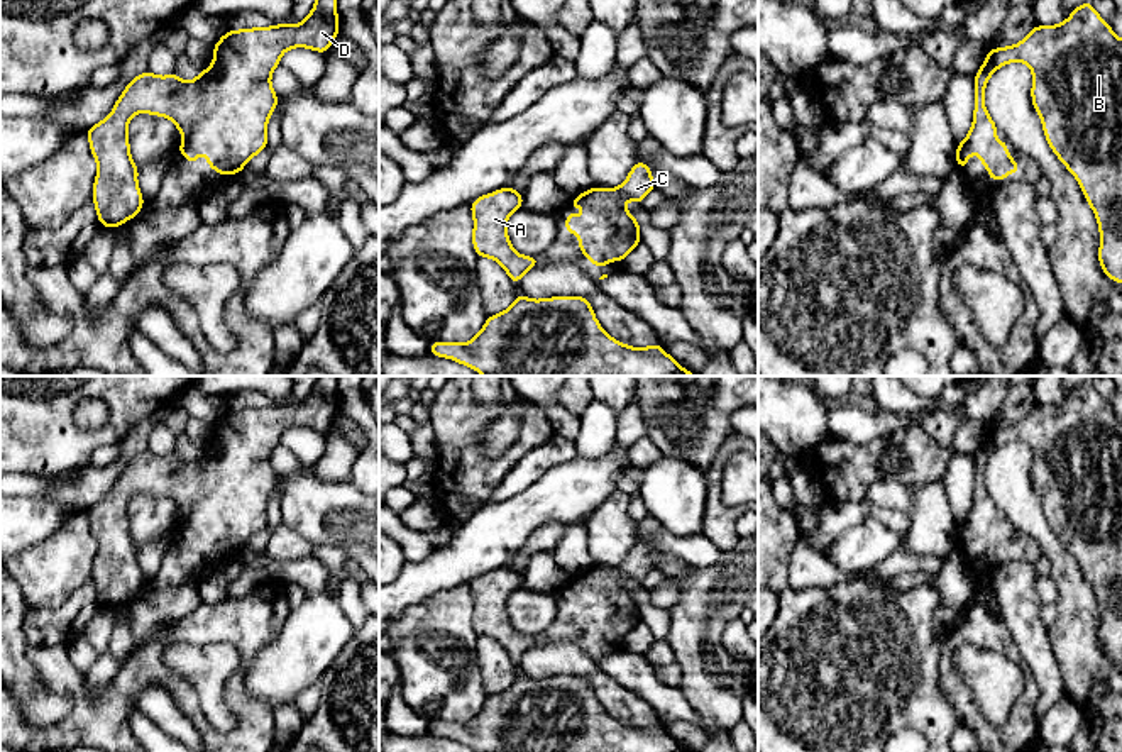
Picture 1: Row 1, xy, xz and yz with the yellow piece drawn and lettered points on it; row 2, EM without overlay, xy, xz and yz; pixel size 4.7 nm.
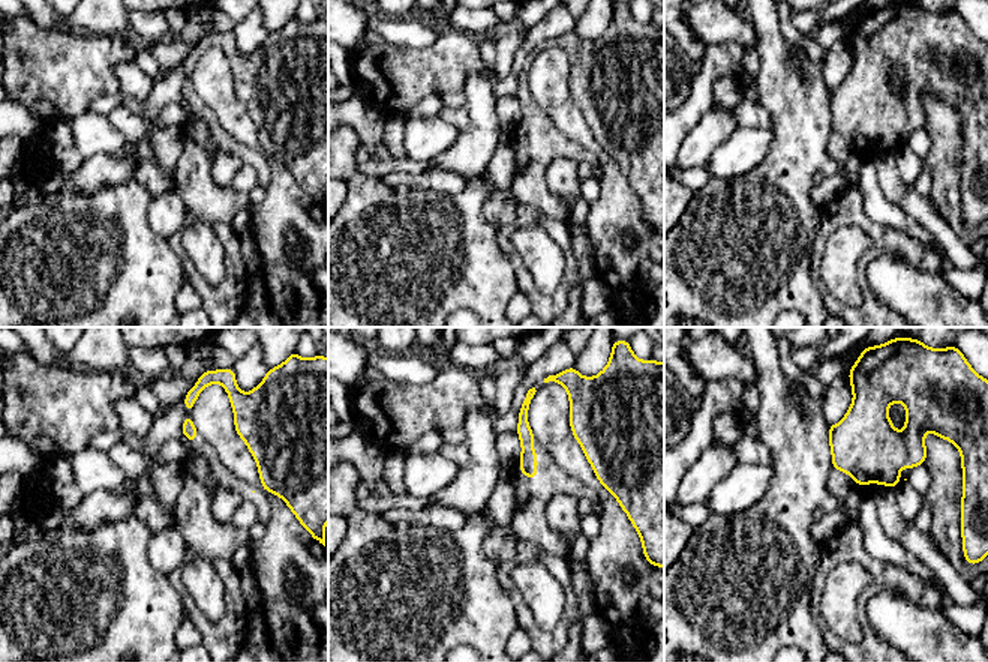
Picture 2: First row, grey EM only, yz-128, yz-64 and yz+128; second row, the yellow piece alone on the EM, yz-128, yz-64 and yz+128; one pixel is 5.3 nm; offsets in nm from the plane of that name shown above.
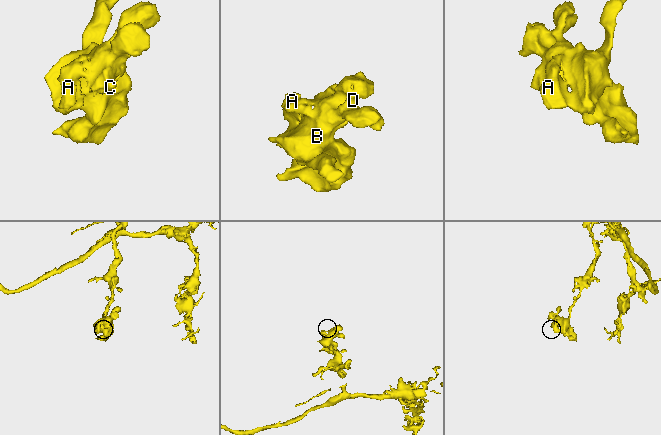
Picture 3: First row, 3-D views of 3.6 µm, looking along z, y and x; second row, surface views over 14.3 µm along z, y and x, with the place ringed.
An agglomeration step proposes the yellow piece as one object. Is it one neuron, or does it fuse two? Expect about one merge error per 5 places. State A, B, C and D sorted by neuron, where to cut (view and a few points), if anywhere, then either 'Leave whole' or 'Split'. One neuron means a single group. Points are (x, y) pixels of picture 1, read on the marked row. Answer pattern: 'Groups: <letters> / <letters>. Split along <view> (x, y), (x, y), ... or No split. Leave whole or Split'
Groups: A B C D. No split. Leave whole

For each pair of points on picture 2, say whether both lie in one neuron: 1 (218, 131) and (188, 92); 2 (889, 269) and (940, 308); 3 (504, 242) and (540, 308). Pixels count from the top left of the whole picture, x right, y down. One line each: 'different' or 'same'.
1: same
2: same
3: same

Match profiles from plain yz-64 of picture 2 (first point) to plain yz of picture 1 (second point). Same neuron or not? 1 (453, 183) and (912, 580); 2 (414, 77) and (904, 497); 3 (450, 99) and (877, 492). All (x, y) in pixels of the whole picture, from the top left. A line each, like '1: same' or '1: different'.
1: same
2: different
3: same

